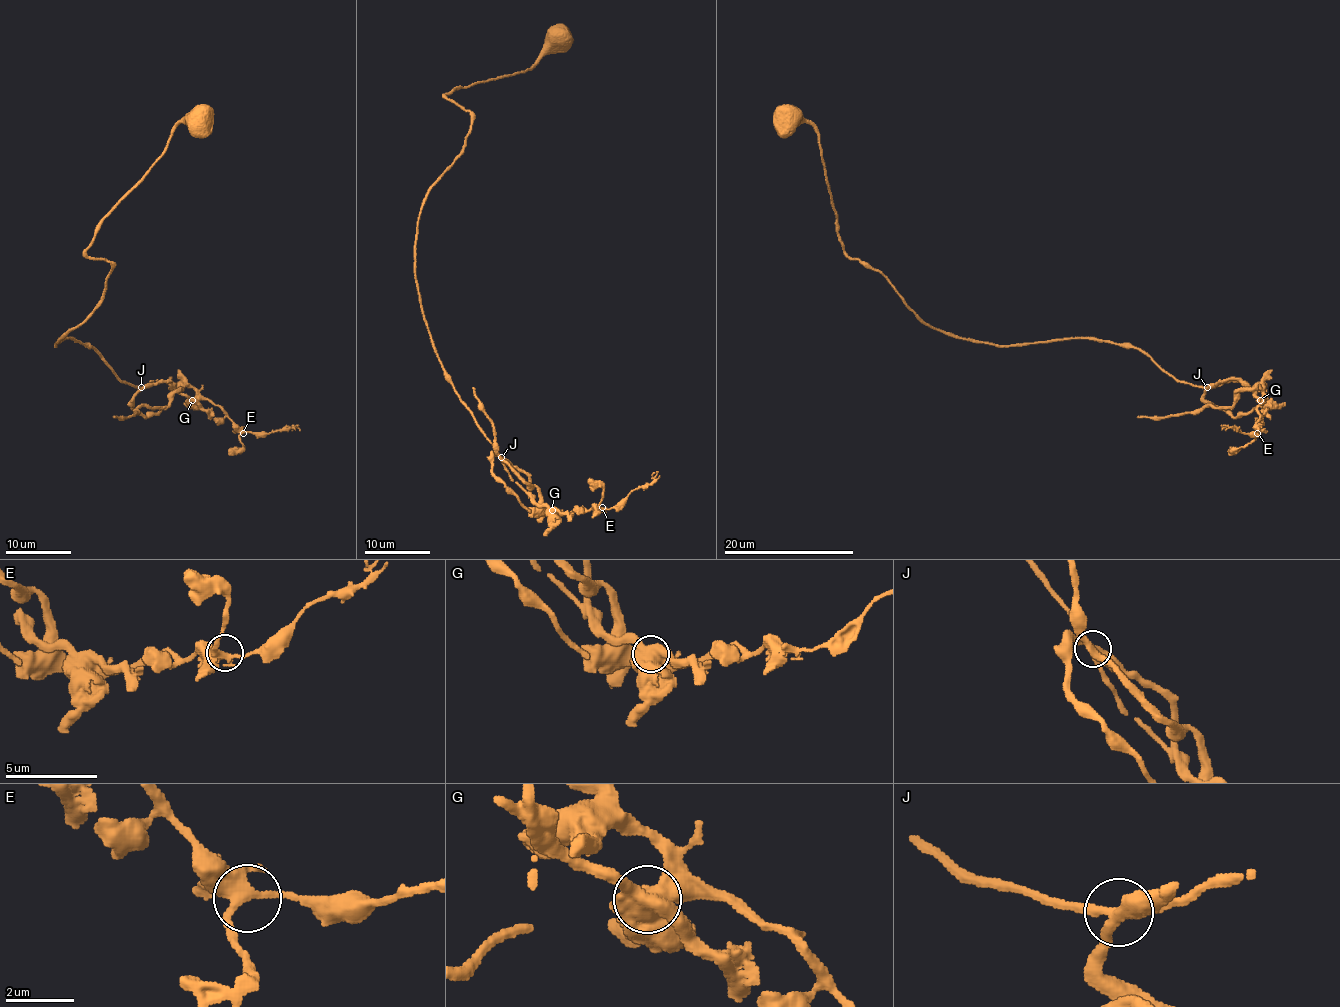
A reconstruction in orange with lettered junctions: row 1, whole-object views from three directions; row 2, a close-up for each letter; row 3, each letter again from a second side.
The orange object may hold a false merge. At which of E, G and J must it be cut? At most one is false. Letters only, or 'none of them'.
G

